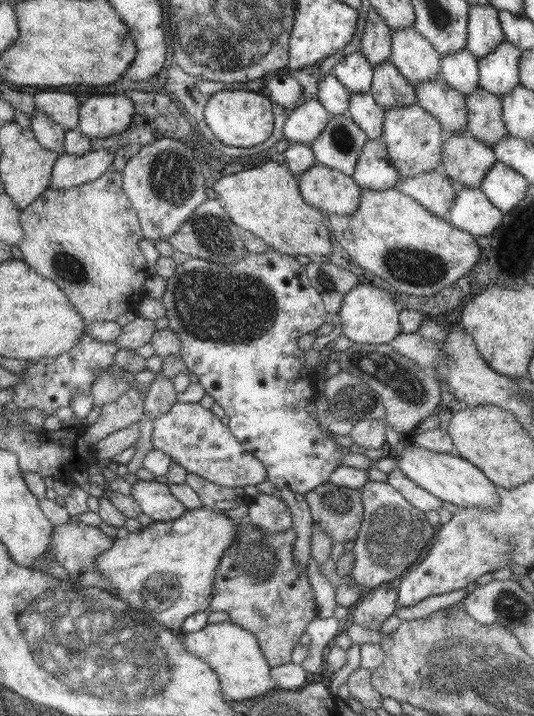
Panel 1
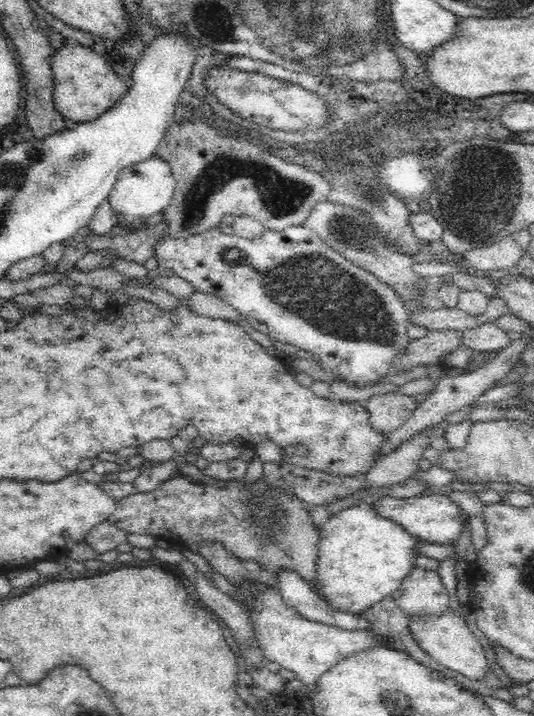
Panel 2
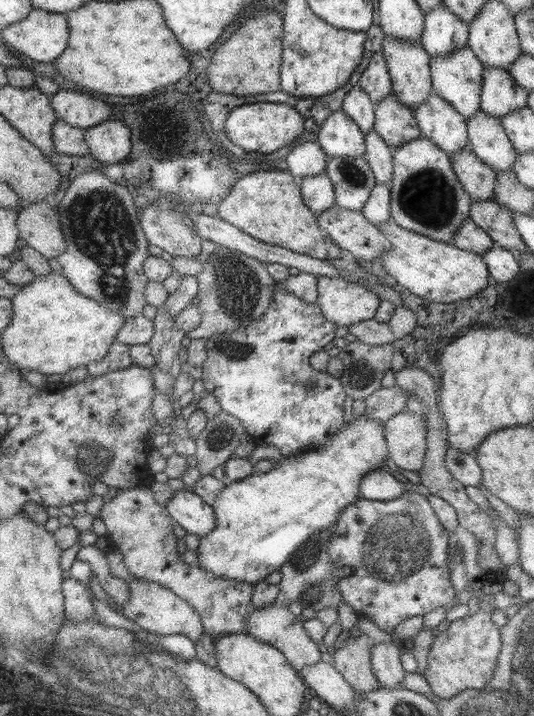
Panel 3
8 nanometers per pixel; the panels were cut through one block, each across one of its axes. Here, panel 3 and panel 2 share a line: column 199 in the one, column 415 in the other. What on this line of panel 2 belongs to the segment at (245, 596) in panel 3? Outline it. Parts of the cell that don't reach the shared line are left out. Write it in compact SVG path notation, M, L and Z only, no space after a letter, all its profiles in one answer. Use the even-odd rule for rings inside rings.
M420 568L405 578L392 598L408 618L442 617L450 610L452 600L440 576Z

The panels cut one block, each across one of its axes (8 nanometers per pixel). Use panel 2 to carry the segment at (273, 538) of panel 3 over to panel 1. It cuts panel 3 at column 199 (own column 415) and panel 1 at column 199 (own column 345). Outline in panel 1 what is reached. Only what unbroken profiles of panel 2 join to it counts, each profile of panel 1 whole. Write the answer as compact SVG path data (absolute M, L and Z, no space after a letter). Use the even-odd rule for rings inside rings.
M205 507L191 508L179 518L167 522L153 521L146 527L128 532L122 538L115 538L111 547L95 557L95 568L107 580L110 593L124 600L133 609L142 611L153 621L165 628L181 629L187 616L210 609L212 581L223 551L235 541L237 522L224 515L223 511Z

